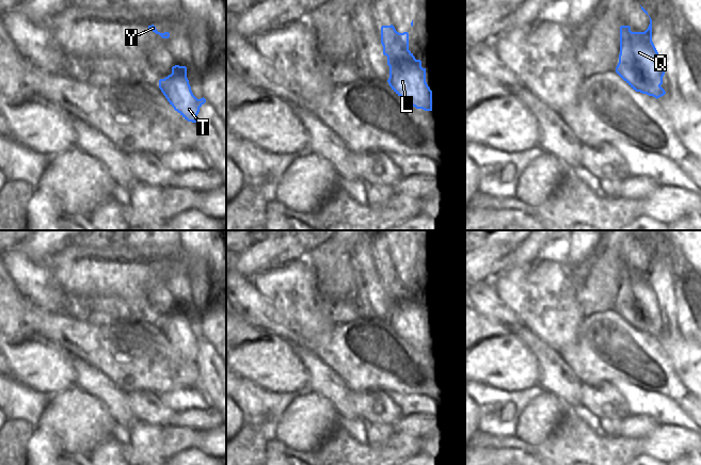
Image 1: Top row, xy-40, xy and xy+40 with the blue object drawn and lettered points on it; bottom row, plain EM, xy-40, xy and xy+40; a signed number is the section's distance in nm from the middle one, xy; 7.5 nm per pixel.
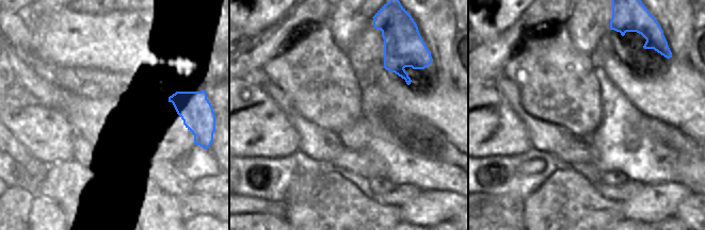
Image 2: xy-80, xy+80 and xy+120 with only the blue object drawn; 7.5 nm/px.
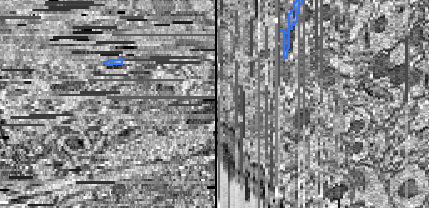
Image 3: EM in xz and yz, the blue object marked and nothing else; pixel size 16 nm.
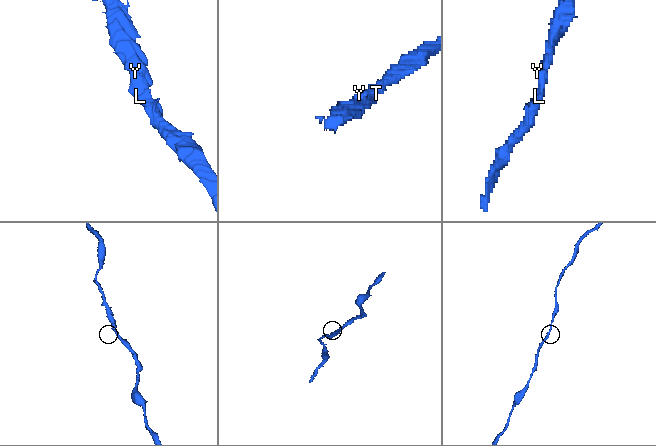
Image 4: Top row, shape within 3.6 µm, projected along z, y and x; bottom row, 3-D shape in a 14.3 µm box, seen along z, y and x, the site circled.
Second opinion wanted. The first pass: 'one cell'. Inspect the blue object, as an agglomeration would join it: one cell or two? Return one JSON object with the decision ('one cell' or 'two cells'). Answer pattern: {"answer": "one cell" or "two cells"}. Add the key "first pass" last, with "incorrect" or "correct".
{"answer": "one cell", "first pass": "correct"}

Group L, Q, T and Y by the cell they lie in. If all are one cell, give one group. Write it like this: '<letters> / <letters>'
L Q T Y

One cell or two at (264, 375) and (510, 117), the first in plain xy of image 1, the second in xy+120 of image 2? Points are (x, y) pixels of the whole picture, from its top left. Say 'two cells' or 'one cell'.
one cell

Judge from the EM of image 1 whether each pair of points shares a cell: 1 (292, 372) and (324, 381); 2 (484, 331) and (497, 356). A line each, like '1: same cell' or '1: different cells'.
1: different cells
2: different cells

